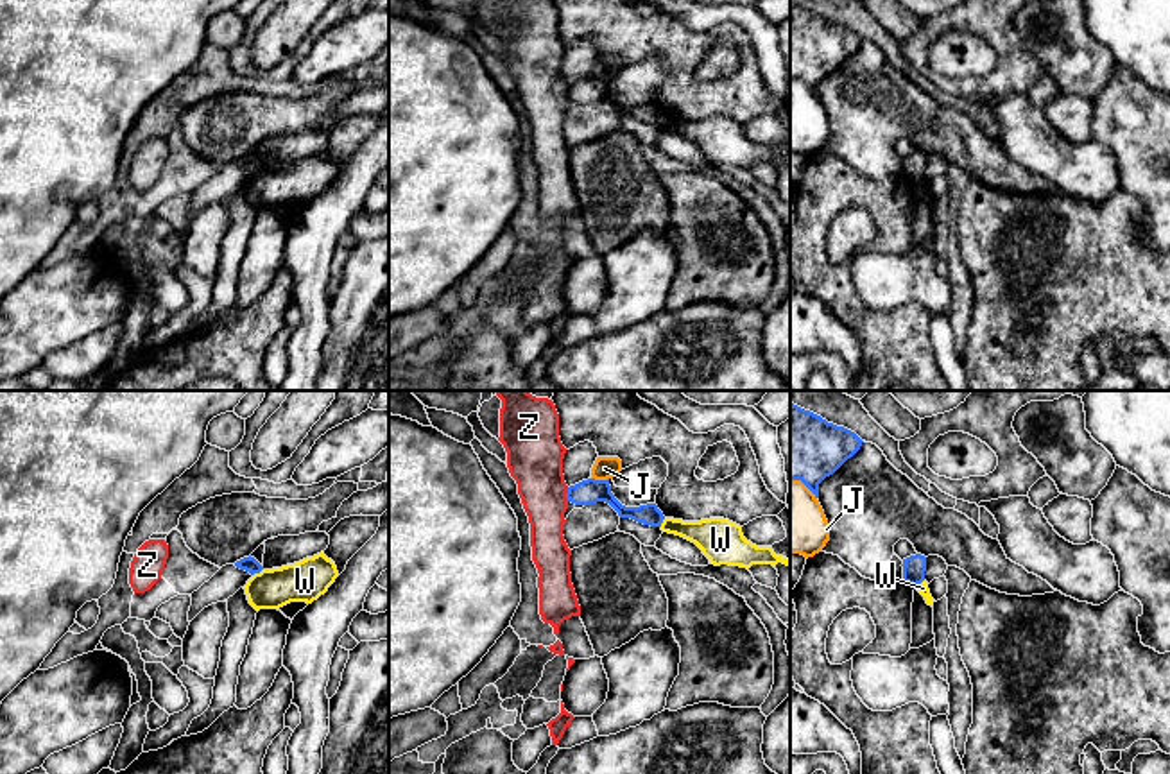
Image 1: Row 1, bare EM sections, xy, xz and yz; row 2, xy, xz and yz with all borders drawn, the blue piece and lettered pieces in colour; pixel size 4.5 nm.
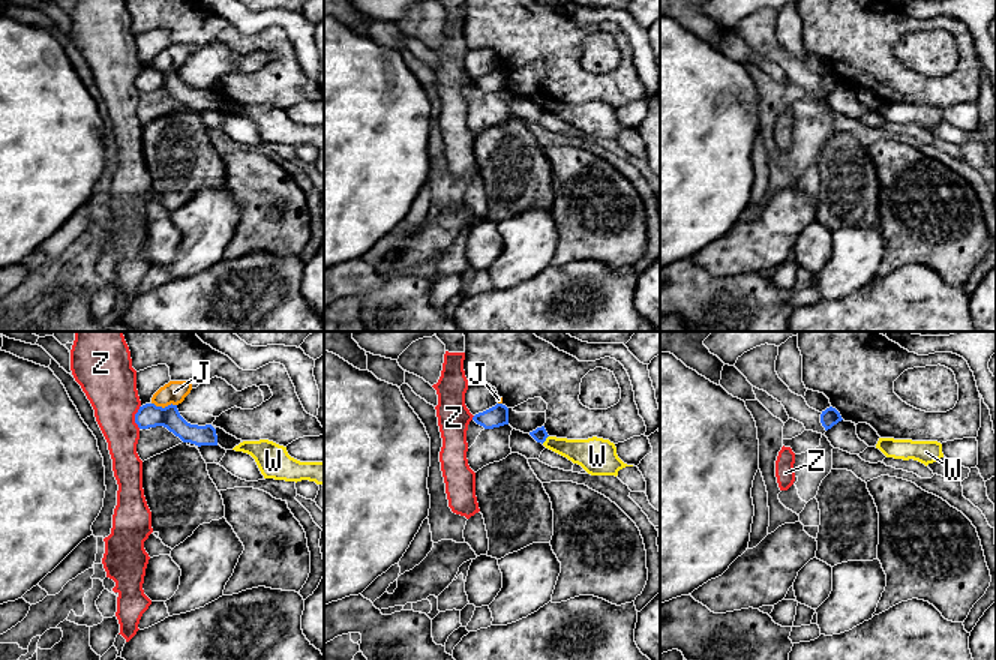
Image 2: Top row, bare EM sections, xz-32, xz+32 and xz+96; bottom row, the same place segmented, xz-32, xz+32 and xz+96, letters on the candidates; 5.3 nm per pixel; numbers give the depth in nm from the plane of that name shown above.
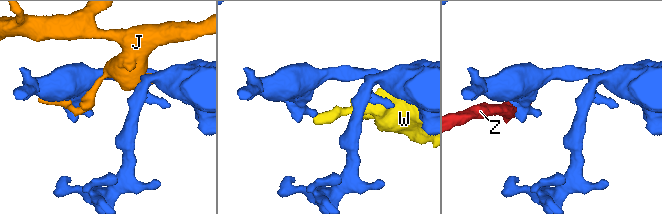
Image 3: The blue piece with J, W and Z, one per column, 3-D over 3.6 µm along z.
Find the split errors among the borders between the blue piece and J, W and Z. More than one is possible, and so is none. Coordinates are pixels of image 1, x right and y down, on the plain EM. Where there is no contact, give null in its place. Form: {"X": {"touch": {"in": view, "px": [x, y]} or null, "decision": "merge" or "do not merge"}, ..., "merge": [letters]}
{"J": {"touch": {"in": "xz", "px": [601, 79]}, "decision": "do not merge"}, "W": {"touch": {"in": "xy", "px": [257, 171]}, "decision": "do not merge"}, "Z": {"touch": {"in": "xz", "px": [567, 94]}, "decision": "do not merge"}, "merge": []}

